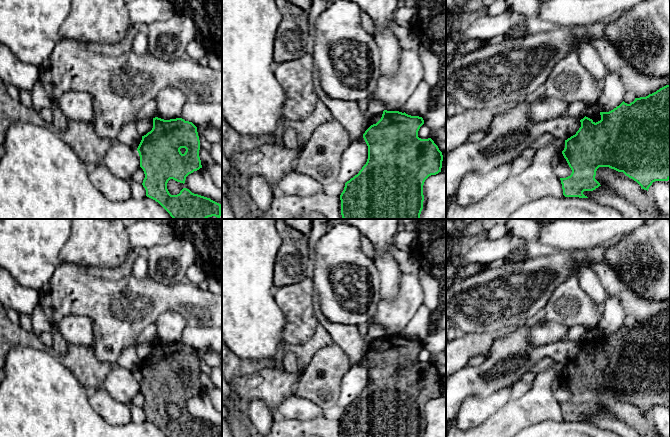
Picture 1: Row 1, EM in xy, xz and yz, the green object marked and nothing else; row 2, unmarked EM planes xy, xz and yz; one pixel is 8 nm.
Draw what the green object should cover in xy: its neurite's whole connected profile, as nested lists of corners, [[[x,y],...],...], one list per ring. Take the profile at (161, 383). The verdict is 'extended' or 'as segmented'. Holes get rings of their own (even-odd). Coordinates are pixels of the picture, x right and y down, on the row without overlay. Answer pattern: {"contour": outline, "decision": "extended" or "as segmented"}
{"contour": [[[153,342],[153,352],[142,364],[137,372],[140,380],[140,391],[145,402],[143,411],[146,420],[158,426],[168,437],[221,437],[221,428],[210,422],[194,418],[189,413],[183,412],[179,418],[171,419],[167,407],[173,403],[185,407],[186,401],[202,392],[199,381],[200,364],[197,351],[182,342],[164,344]]], "decision": "as segmented"}

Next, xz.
{"contour": [[[384,334],[381,343],[363,358],[368,370],[368,383],[357,399],[345,407],[340,419],[341,437],[421,437],[425,404],[441,396],[443,379],[431,362],[421,363],[418,355],[424,348],[419,340]]], "decision": "as segmented"}

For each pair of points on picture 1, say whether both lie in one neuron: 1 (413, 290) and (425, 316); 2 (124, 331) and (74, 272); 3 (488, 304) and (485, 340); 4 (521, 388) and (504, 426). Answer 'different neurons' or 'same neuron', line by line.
1: different neurons
2: same neuron
3: different neurons
4: different neurons

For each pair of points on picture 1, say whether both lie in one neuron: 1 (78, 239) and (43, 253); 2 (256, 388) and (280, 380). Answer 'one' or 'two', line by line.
1: two
2: one

